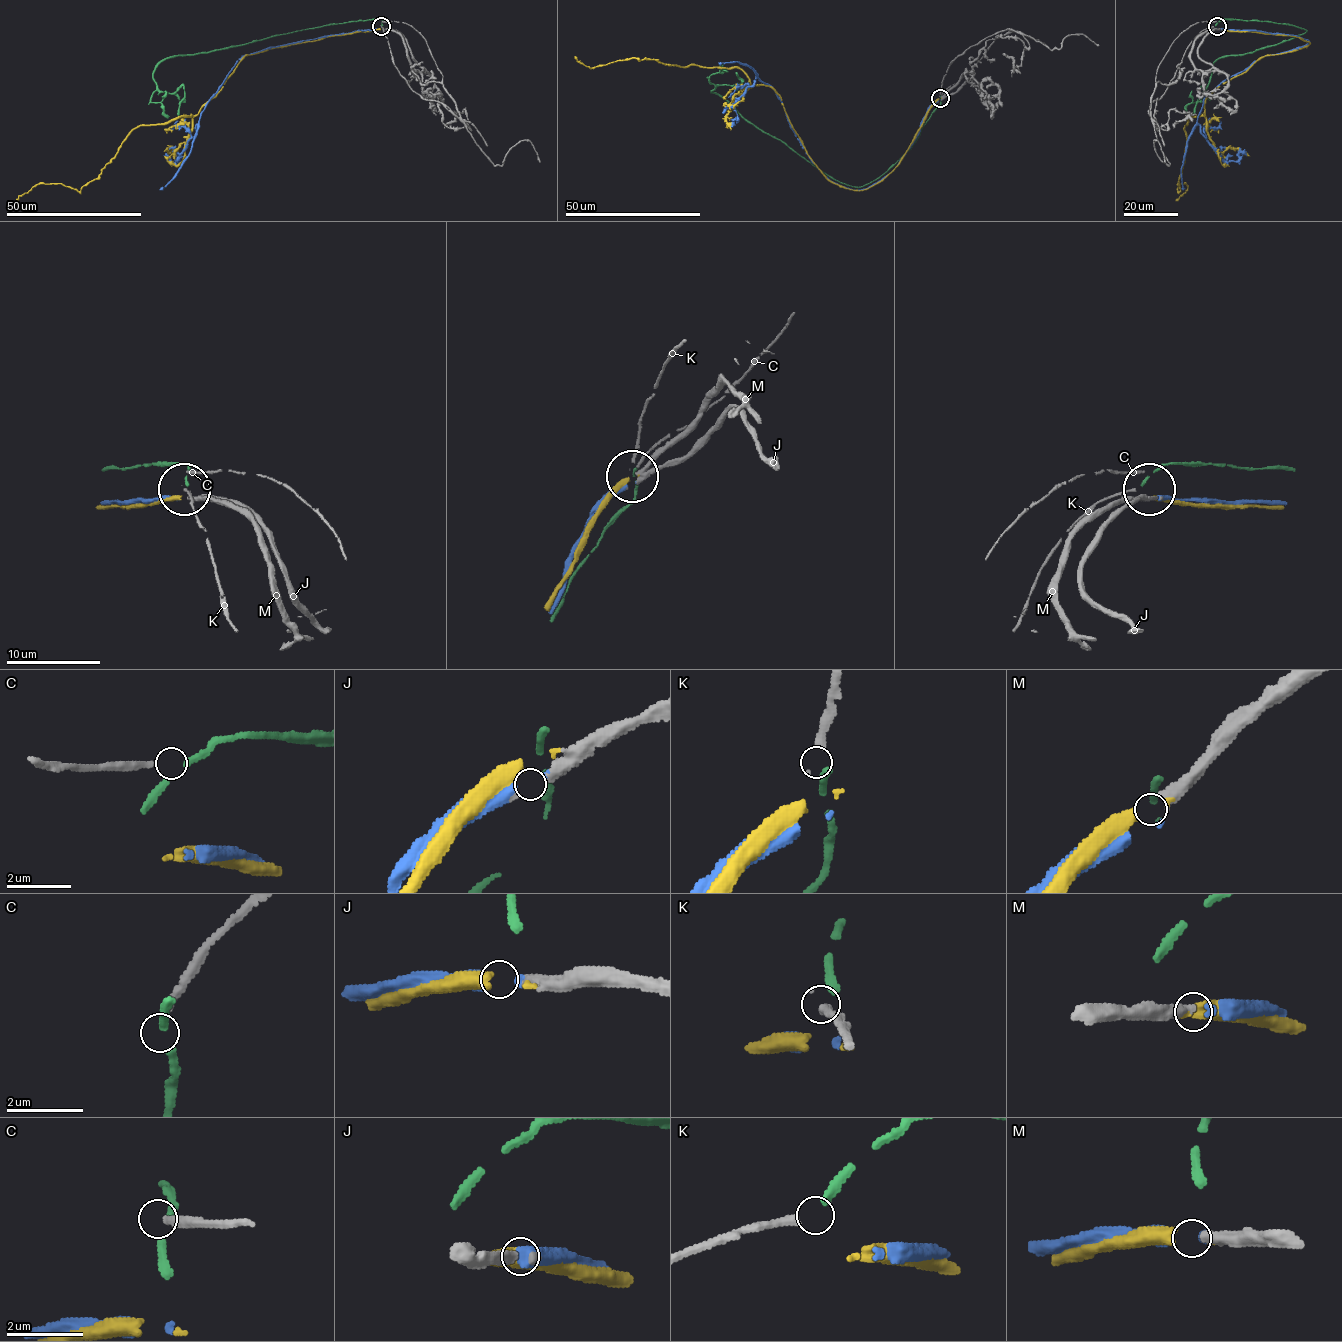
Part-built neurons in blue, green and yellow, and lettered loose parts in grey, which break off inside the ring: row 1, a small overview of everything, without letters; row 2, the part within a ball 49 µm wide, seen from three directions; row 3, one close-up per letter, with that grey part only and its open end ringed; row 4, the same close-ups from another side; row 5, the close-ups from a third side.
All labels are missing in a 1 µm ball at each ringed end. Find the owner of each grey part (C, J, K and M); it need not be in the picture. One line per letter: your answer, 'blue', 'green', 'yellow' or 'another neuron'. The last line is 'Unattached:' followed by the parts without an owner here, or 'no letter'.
C: another neuron
J: blue
K: another neuron
M: yellow
Unattached: C, K

